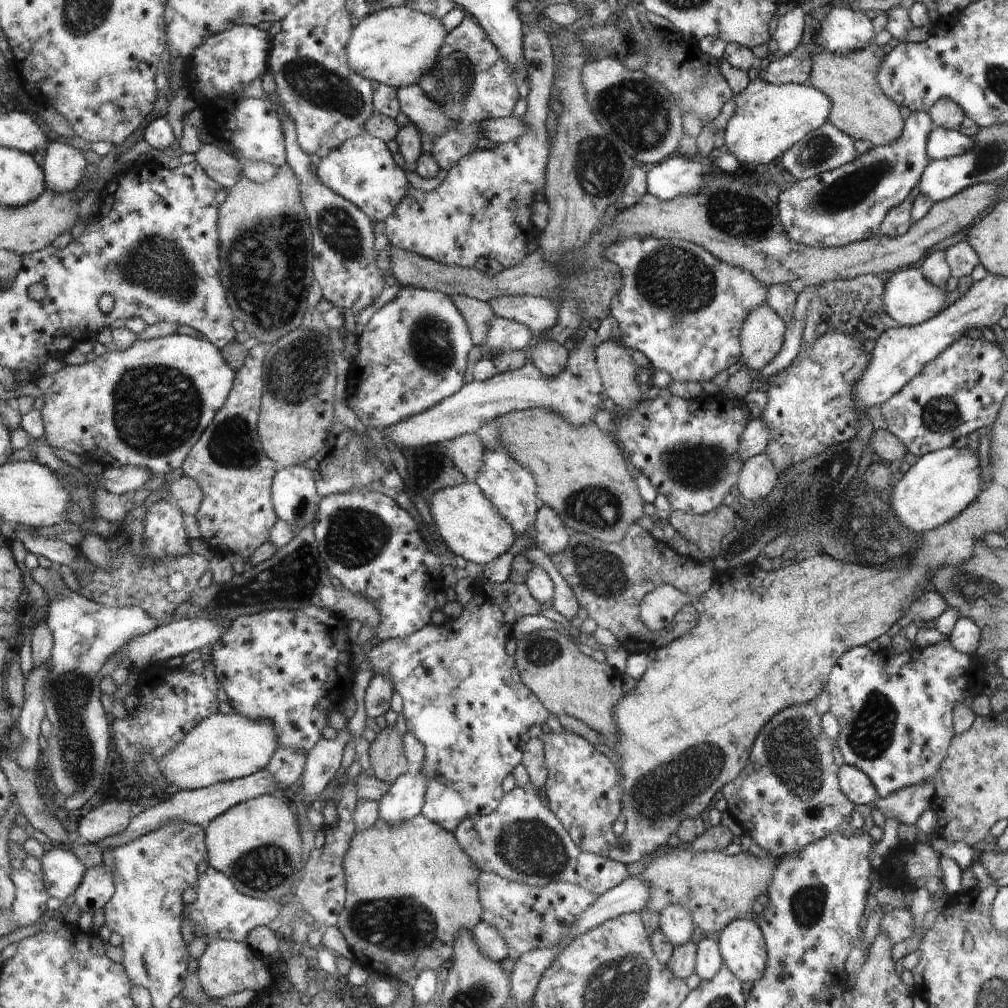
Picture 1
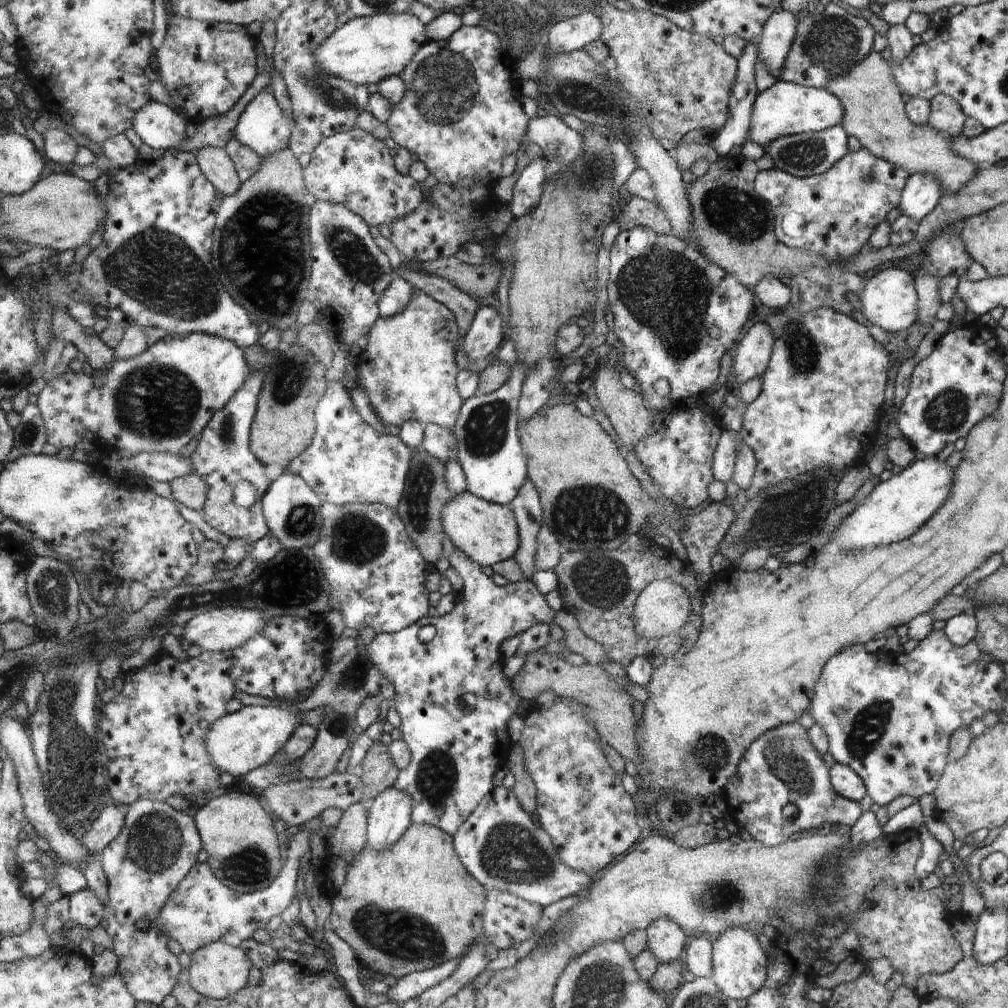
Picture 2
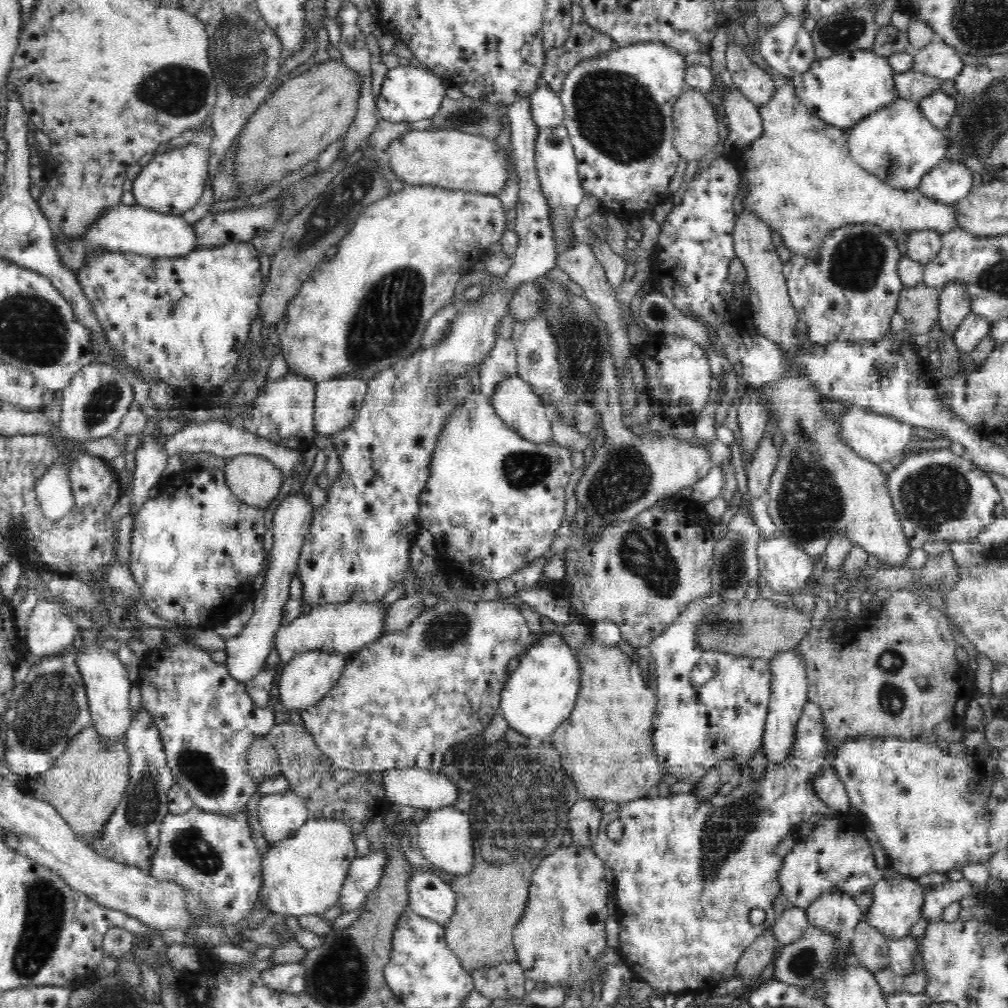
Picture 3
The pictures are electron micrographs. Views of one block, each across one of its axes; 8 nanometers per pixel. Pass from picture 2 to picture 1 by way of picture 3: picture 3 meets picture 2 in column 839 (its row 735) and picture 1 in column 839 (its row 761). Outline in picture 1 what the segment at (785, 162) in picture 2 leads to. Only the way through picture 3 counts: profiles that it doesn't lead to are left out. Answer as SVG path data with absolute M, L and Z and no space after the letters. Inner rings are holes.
M828 120L822 127L804 135L800 142L791 145L790 150L786 150L783 156L780 156L779 161L784 166L785 172L790 173L796 180L814 178L858 158L854 142L854 138L842 132Z

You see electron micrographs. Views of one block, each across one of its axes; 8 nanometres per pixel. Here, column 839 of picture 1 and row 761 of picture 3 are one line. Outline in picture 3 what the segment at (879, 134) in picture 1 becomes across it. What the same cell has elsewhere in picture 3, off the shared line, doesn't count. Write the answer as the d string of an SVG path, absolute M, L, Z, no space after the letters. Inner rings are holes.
M94 726L86 728L68 744L65 752L42 774L44 780L31 796L50 803L72 827L78 839L92 844L102 836L104 826L111 820L122 795L128 788L130 756L125 742L106 747Z

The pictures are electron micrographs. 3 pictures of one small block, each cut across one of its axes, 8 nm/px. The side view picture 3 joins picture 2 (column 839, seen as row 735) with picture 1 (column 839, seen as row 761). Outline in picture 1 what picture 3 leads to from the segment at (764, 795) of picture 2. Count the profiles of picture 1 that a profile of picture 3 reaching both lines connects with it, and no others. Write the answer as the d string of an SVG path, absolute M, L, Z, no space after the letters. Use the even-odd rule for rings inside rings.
M796 704L794 708L784 708L784 712L780 712L780 716L776 716L776 720L772 720L772 724L768 724L768 728L764 728L764 736L760 736L760 740L756 740L756 748L752 748L752 764L748 764L748 768L744 768L744 776L740 776L740 780L732 780L723 787L722 796L728 802L727 811L739 823L745 833L748 833L753 842L758 844L760 848L768 850L772 857L780 858L792 852L802 851L803 848L810 846L812 843L822 840L826 835L830 835L834 830L848 820L854 811L855 804L843 792L839 784L839 778L836 778L836 766L832 762L832 749L836 747L834 740L828 740L824 734L823 728L820 728L820 718L816 716L815 704Z

